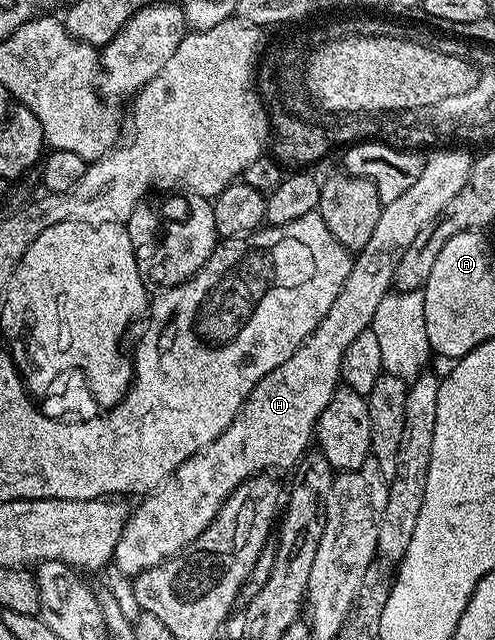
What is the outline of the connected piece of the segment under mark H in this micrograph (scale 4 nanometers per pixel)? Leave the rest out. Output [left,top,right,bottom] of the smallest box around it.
[112,146,474,578]

